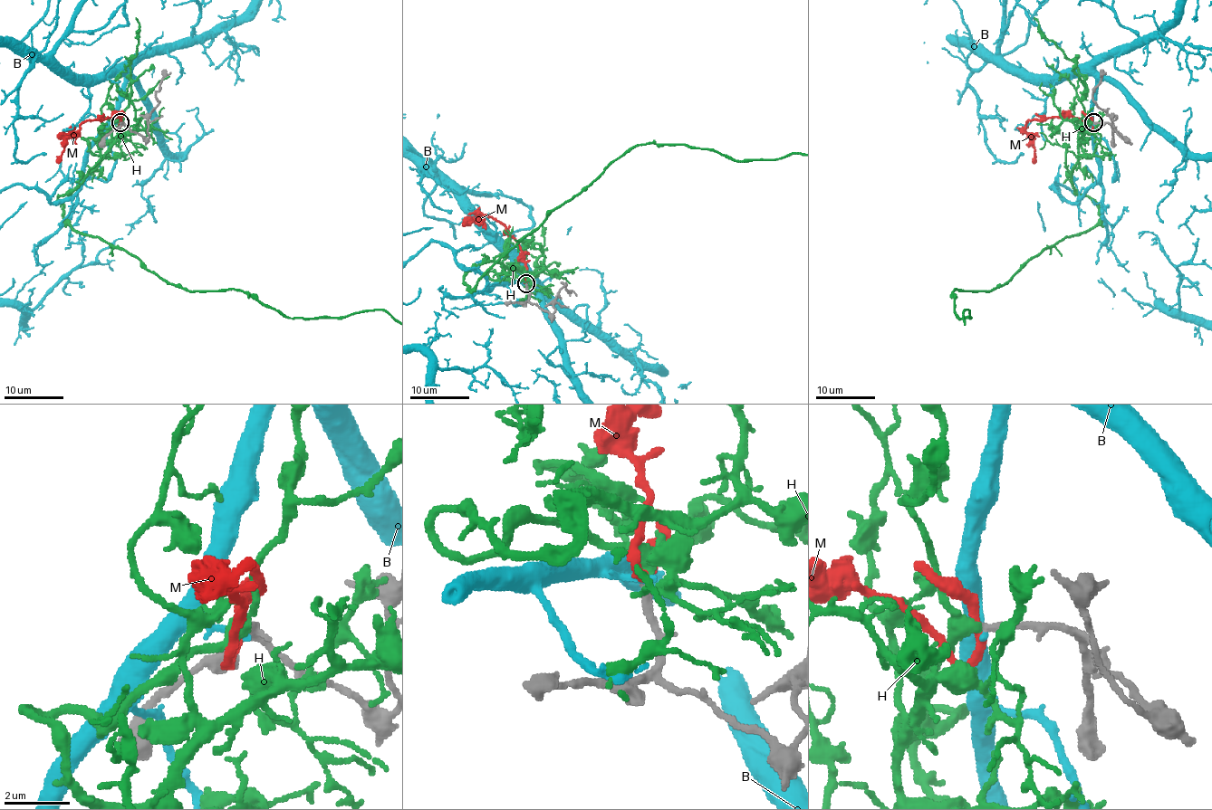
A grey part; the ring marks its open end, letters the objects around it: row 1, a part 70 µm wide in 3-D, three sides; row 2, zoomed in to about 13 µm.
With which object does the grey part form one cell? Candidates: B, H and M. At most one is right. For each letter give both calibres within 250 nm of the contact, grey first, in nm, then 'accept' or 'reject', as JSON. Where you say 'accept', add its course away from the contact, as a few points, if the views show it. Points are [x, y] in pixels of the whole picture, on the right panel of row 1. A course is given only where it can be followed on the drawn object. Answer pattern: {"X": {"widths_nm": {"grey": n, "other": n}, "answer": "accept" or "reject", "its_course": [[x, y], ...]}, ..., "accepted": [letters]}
{"B": {"widths_nm": {"grey": 240, "other": 200}, "answer": "reject"}, "H": {"widths_nm": {"grey": 240, "other": 320}, "answer": "accept"}, "M": {"widths_nm": {"grey": 240, "other": 280}, "answer": "reject"}, "accepted": ["H"]}

